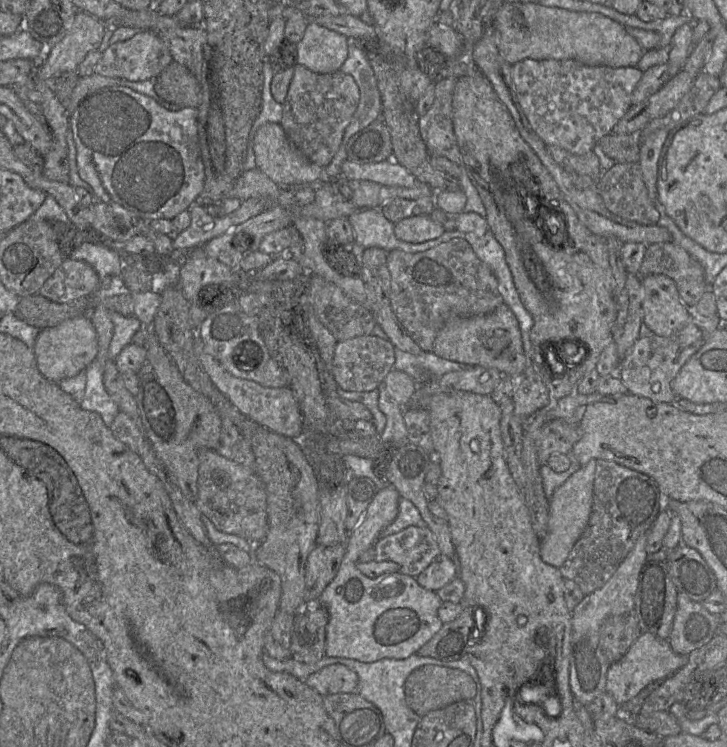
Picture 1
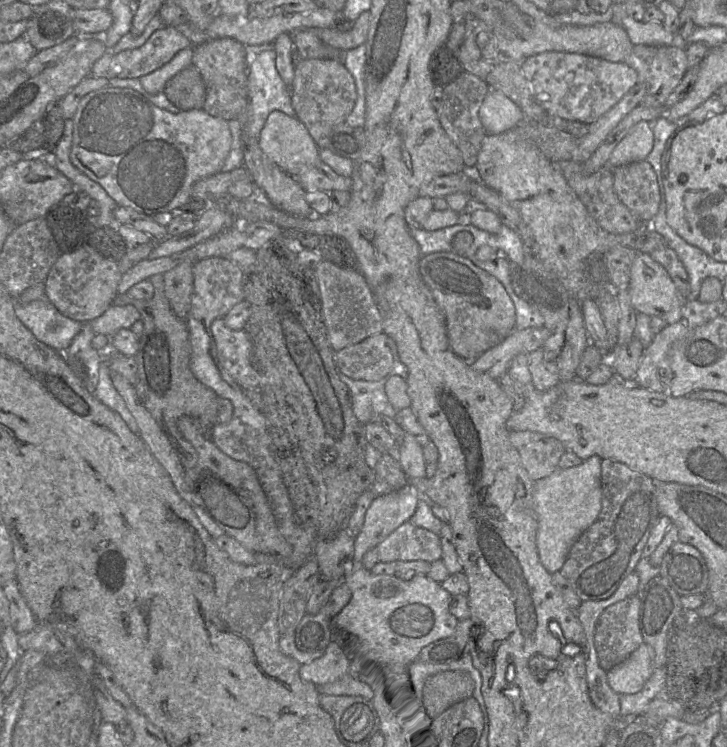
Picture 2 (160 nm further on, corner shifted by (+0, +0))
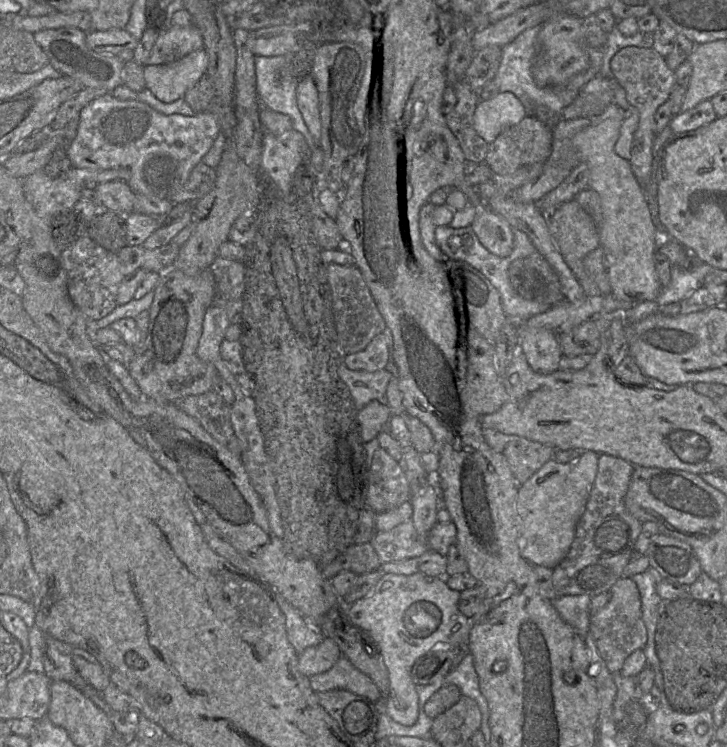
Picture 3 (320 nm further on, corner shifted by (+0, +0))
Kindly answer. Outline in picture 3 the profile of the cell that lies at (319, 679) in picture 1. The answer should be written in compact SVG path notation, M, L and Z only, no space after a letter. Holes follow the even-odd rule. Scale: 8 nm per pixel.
M324 637L318 645L307 647L298 654L297 668L300 673L310 677L330 669L341 656L337 644Z

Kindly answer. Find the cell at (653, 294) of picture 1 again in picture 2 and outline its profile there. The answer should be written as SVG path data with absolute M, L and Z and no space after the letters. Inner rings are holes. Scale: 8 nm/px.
M637 253L630 269L628 290L631 303L637 313L643 313L651 317L659 317L667 325L678 322L682 316L684 300L667 271L659 263L655 262L647 253Z

